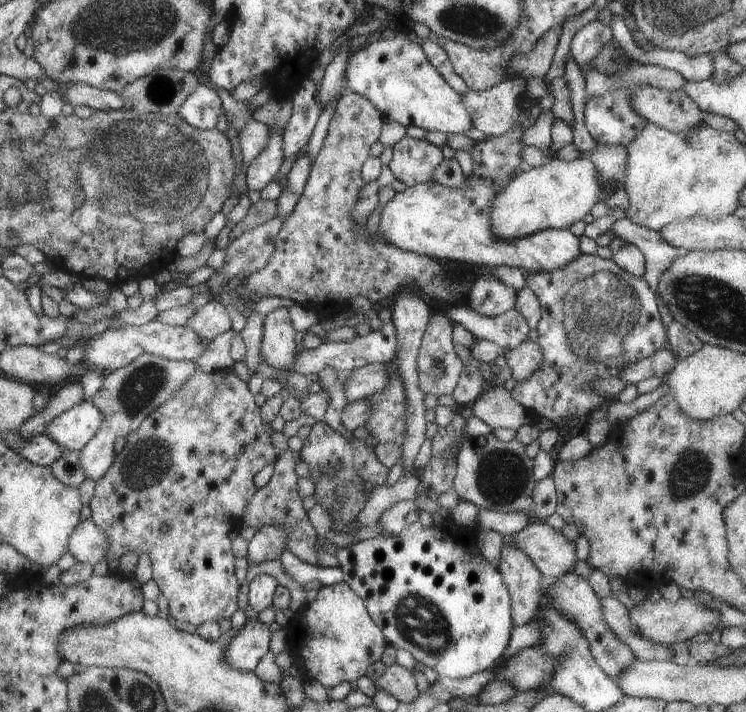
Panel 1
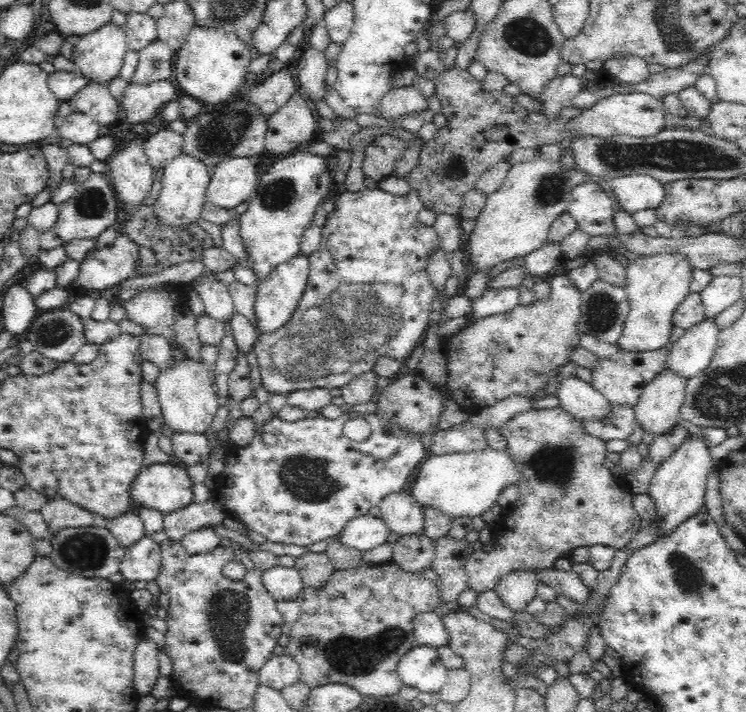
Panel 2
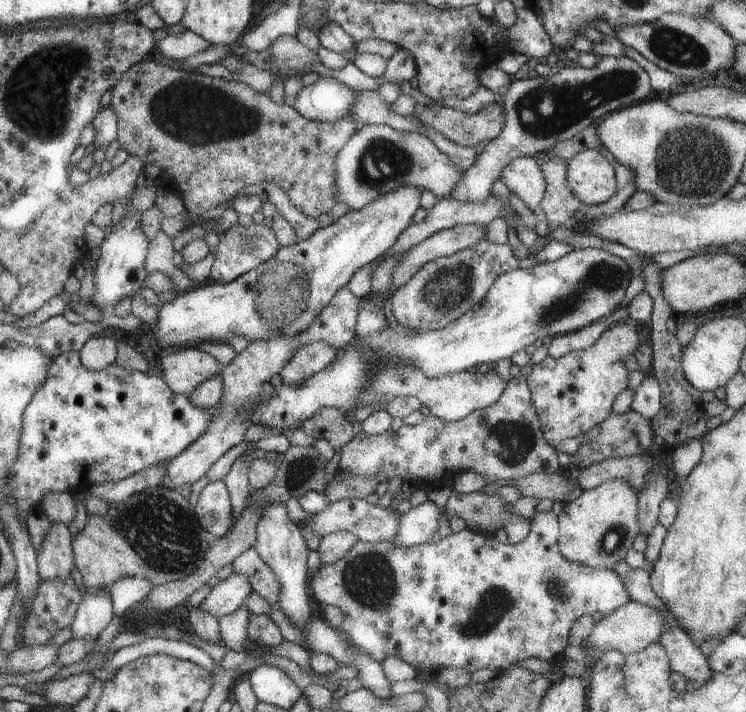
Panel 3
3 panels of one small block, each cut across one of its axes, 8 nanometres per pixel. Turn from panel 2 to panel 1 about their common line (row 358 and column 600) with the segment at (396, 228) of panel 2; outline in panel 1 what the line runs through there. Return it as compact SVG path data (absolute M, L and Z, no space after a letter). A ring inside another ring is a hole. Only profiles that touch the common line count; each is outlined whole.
M580 254L565 268L553 272L530 272L526 288L535 294L540 307L535 330L543 362L529 378L516 381L509 394L522 407L527 418L535 423L539 418L545 418L553 428L559 429L567 420L587 420L587 412L599 404L599 392L593 390L591 382L617 377L625 366L649 358L665 342L665 328L659 320L660 305L655 304L655 294L649 289L649 284L643 278L621 270L611 259Z

